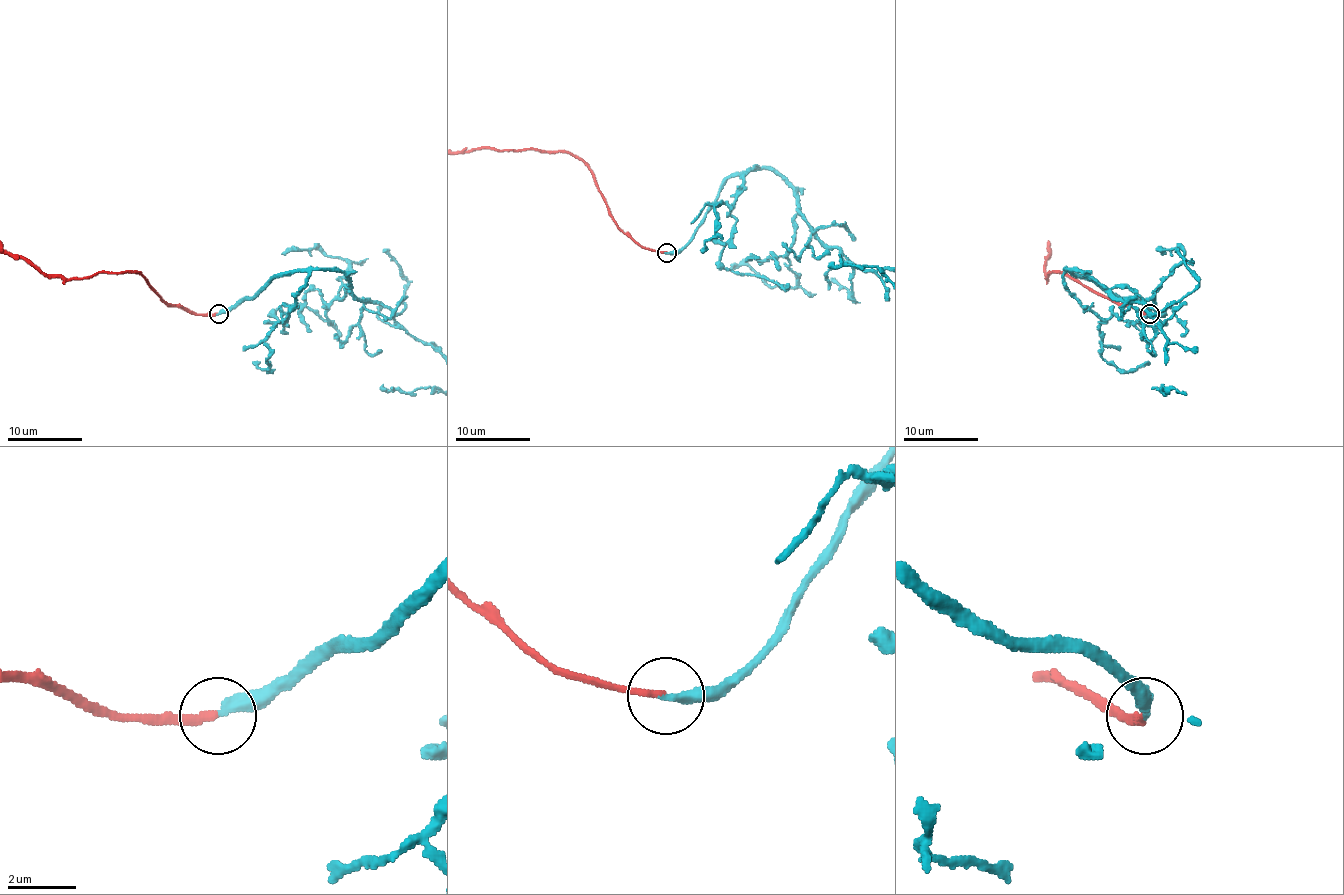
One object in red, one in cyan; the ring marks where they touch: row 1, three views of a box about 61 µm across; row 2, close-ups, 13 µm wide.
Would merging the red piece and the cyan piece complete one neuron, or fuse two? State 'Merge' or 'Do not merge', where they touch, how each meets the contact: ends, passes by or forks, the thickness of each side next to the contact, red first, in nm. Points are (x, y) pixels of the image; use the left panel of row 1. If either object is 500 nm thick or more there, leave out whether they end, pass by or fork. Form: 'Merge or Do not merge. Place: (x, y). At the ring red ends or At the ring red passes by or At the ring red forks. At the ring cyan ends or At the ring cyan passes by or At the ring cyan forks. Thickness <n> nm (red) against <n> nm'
Do not merge. Place: (218, 314). At the ring red ends. At the ring cyan ends. Thickness 190 nm (red) against 280 nm

